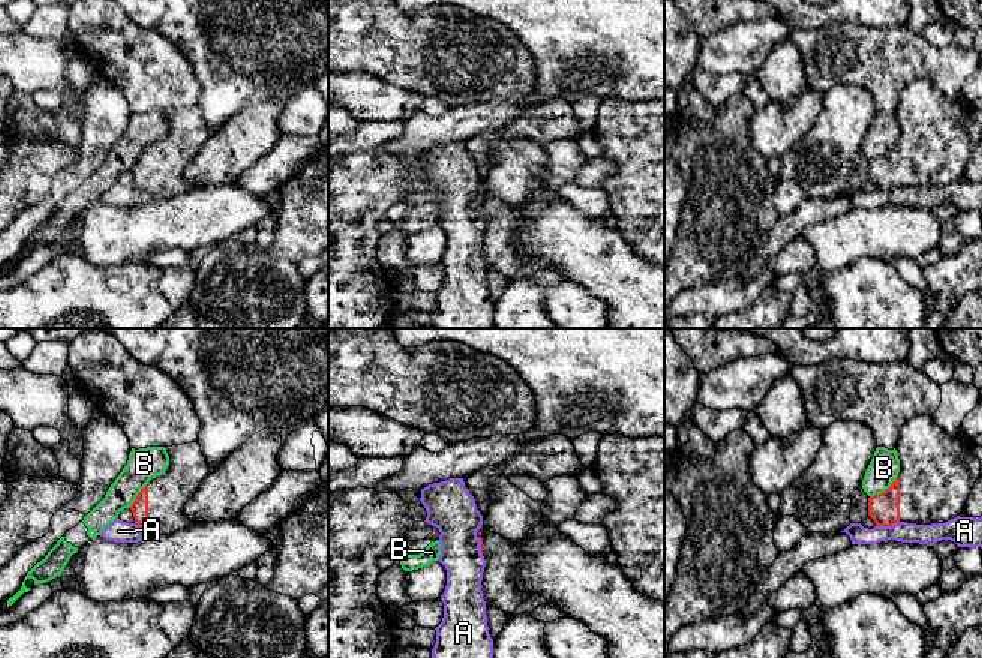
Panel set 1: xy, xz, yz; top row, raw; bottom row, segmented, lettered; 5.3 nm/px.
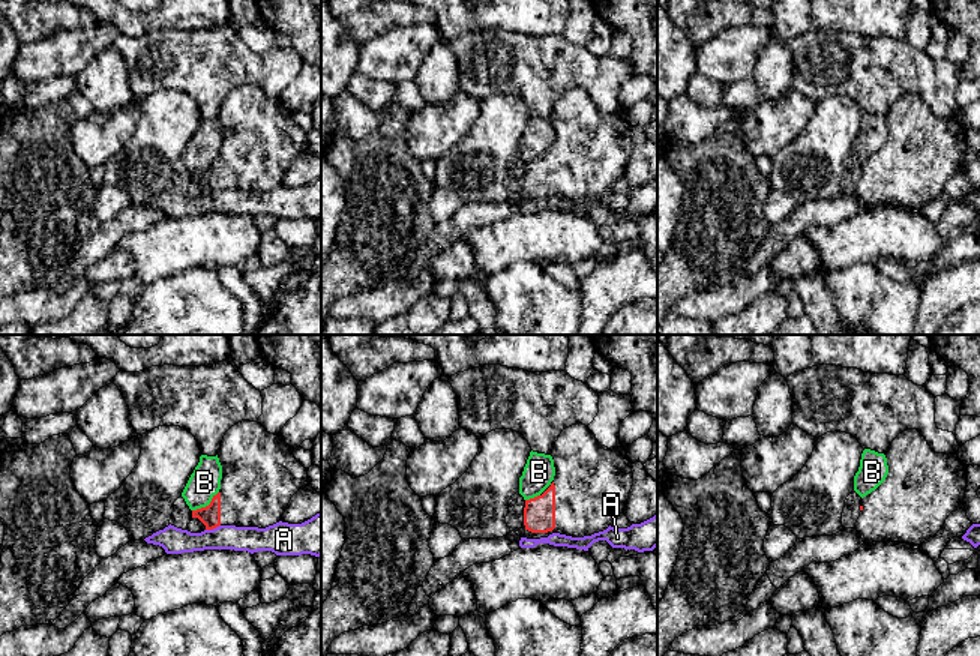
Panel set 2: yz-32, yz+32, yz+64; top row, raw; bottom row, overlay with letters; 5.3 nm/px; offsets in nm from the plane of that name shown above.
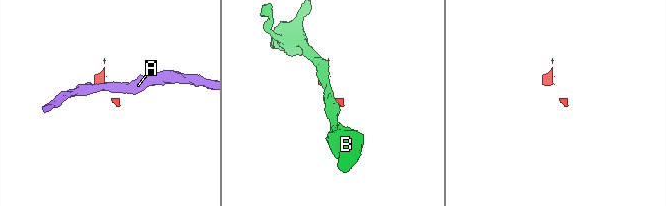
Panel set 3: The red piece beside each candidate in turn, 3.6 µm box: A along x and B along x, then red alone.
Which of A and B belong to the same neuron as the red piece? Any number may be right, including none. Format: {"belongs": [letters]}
{"belongs": []}

